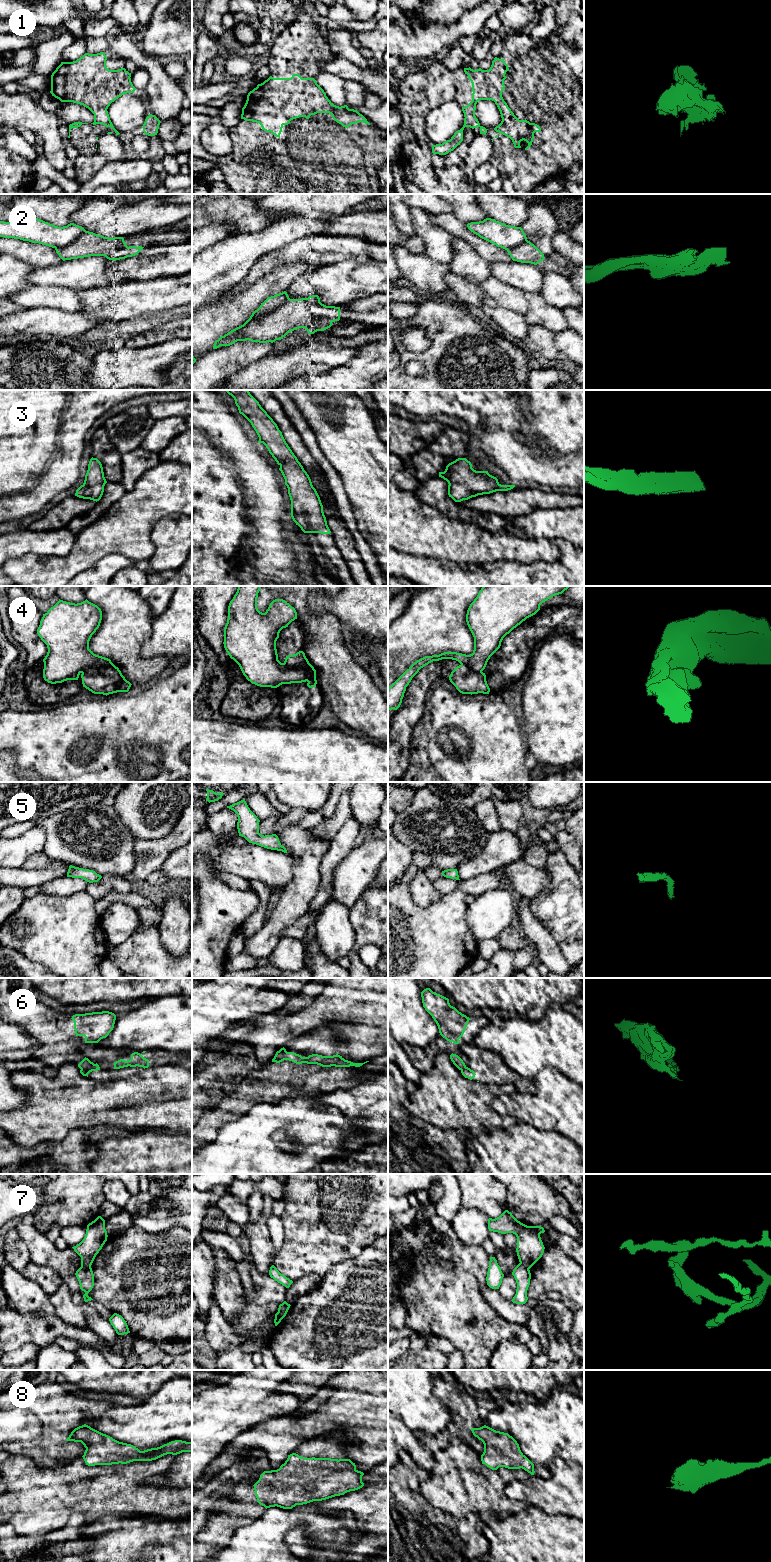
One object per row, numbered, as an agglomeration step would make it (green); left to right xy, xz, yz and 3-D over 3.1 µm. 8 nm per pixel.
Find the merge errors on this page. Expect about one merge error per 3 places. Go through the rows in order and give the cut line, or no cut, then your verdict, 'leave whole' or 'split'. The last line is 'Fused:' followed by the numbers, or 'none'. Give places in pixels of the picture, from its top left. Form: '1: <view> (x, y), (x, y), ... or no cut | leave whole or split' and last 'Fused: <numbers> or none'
1: no cut | leave whole
2: xz (290, 299), (248, 322), (241, 329), (239, 340) | split
3: no cut | leave whole
4: xz (282, 663), (288, 667), (302, 668), (306, 672), (307, 680) | split
5: no cut | leave whole
6: xy (94, 1064), (88, 1069), (81, 1069) | split
7: xy (81, 1266), (90, 1267) | split
8: no cut | leave whole
Fused: 2, 4, 6, 7

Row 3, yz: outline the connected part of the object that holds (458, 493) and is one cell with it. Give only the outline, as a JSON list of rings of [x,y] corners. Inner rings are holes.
[[[458,458],[446,466],[439,477],[448,482],[448,495],[455,502],[496,491],[508,491],[515,485],[501,485],[488,471],[476,471],[466,458]]]

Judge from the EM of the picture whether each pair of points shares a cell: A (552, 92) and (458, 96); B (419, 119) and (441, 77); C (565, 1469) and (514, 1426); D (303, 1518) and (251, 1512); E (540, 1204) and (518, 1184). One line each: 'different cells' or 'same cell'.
A: same cell
B: same cell
C: different cells
D: different cells
E: same cell

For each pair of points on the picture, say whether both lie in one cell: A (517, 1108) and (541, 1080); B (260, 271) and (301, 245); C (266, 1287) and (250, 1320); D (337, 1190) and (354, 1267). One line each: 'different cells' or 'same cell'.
A: same cell
B: same cell
C: same cell
D: different cells

